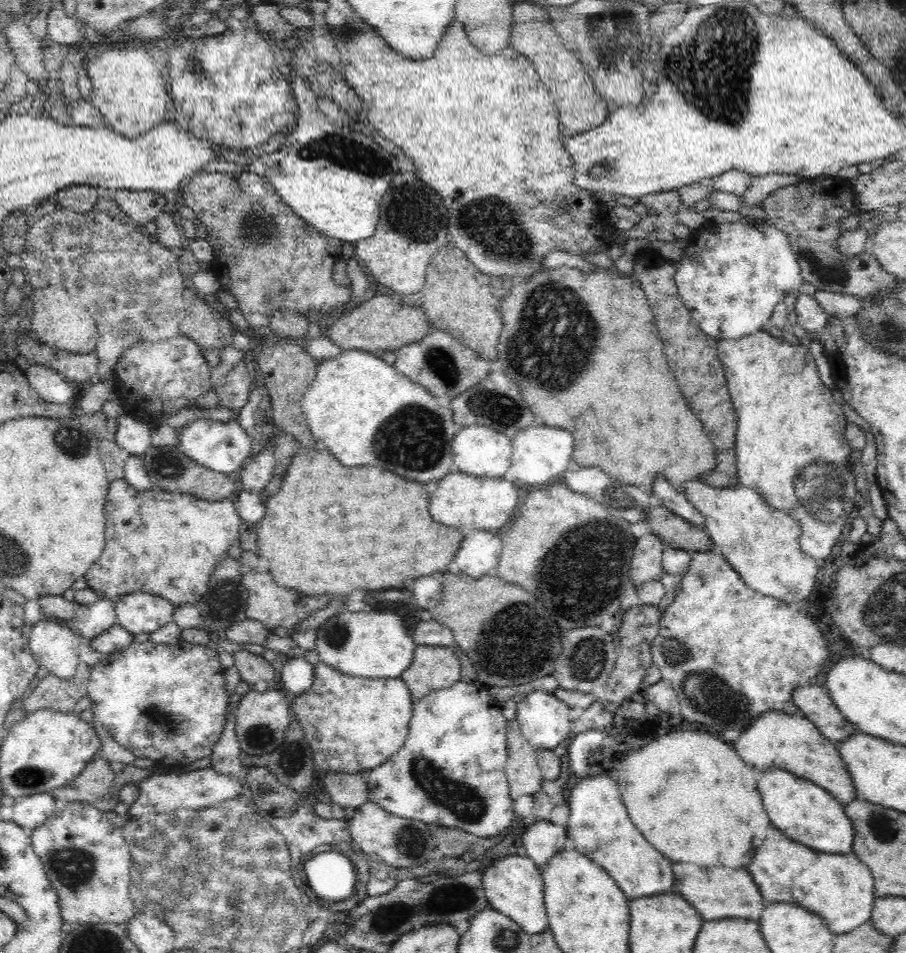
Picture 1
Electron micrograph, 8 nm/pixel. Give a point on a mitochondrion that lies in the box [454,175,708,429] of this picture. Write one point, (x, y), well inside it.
(556, 339)

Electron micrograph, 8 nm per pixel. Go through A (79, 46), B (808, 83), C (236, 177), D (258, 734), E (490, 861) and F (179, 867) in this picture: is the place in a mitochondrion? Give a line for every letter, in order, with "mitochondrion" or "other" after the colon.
A: other
B: other
C: other
D: mitochondrion
E: other
F: mitochondrion

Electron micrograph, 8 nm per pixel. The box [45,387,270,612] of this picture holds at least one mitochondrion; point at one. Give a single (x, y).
(72, 442)

